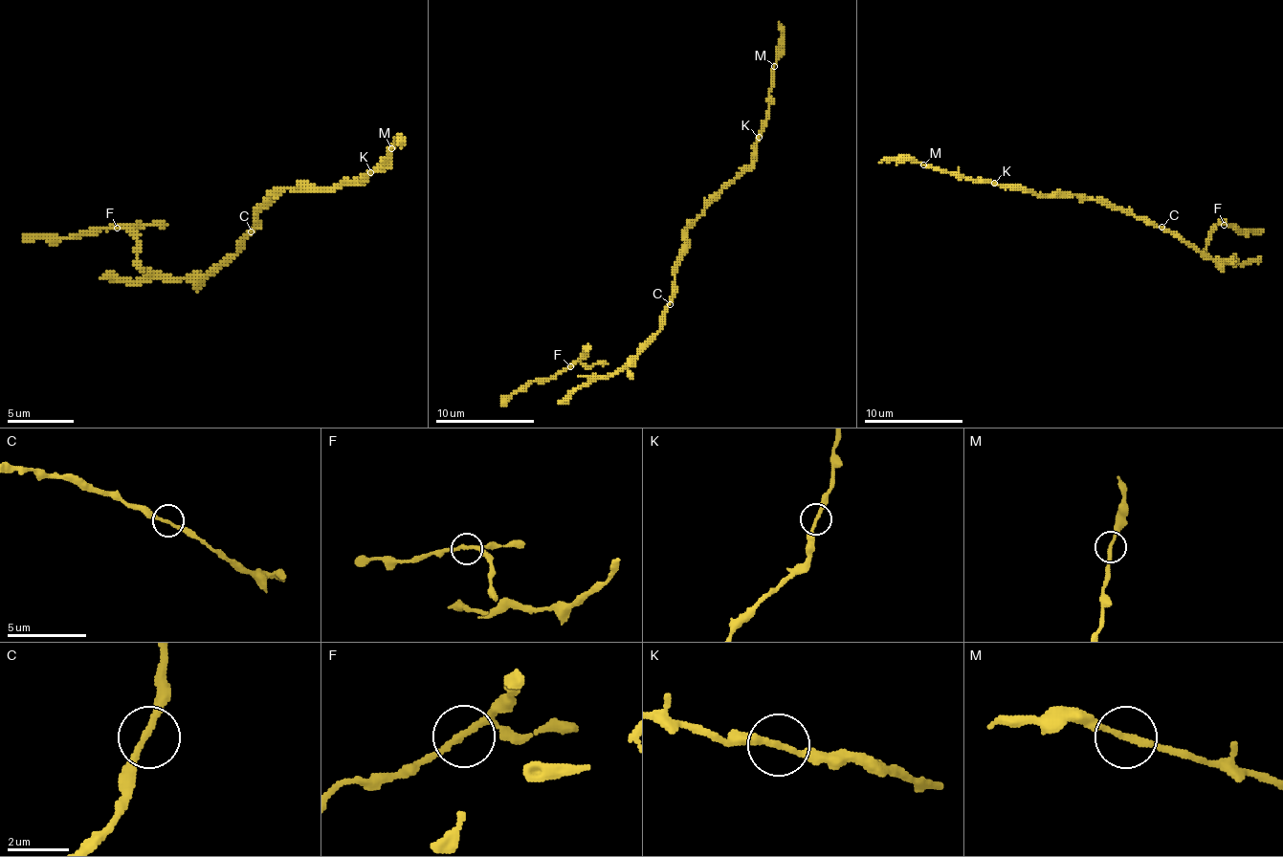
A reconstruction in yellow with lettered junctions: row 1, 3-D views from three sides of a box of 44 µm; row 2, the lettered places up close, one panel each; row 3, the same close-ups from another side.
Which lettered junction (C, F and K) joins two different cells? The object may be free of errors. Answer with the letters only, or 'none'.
none

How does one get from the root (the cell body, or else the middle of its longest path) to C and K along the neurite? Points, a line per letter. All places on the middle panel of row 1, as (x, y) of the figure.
C: (674, 277), (674, 296), (670, 304)
K: (674, 277), (682, 245), (687, 237), (687, 228), (751, 163), (754, 143), (759, 136)

